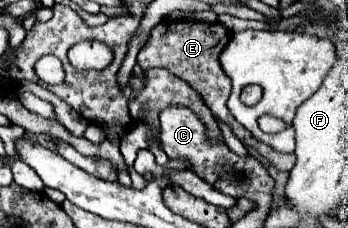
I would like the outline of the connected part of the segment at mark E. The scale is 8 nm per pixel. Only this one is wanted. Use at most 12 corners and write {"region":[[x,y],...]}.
{"region":[[160,23],[138,53],[144,71],[172,71],[240,141],[290,171],[294,155],[256,141],[230,117],[232,85],[218,55],[222,23]]}

